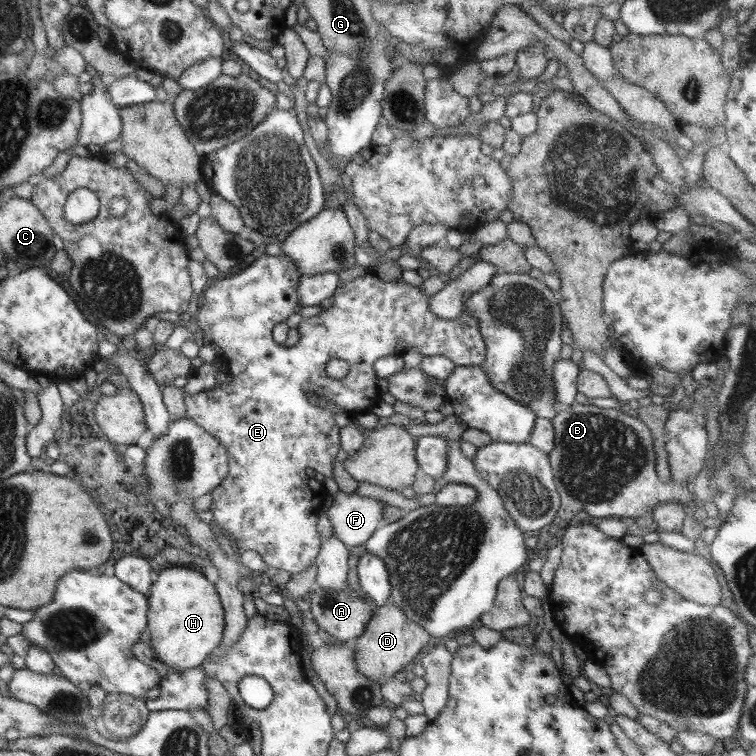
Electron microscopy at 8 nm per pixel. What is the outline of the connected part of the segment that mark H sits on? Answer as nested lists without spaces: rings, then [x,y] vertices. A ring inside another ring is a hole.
[[[186,566],[170,567],[158,570],[158,579],[153,582],[148,597],[147,632],[150,633],[151,647],[159,660],[167,666],[168,672],[190,670],[201,666],[210,659],[213,650],[219,647],[225,631],[225,610],[222,600],[216,593],[216,586],[209,582],[202,570],[197,567],[188,569]]]

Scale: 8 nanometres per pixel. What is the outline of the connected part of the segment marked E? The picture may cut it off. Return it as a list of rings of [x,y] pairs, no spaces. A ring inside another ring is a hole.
[[[262,255],[255,262],[249,265],[246,269],[231,277],[218,280],[217,283],[211,285],[201,296],[201,305],[196,315],[197,325],[202,328],[204,336],[208,336],[211,342],[217,344],[222,348],[222,359],[226,362],[227,371],[225,376],[222,376],[222,381],[216,383],[212,388],[188,395],[184,397],[185,416],[193,420],[198,426],[201,426],[206,432],[215,436],[223,448],[226,448],[229,457],[229,472],[226,478],[222,480],[222,484],[212,492],[212,504],[209,511],[214,515],[212,526],[230,537],[235,549],[240,553],[245,550],[254,550],[262,556],[264,562],[268,567],[280,568],[280,570],[287,570],[291,574],[302,572],[315,564],[315,558],[319,555],[321,544],[324,539],[318,533],[317,523],[318,516],[321,513],[322,505],[328,495],[323,484],[323,480],[334,479],[334,463],[337,459],[338,450],[342,448],[346,453],[352,454],[358,451],[364,445],[365,438],[360,430],[356,429],[356,423],[345,426],[341,429],[336,429],[333,414],[325,408],[318,408],[309,403],[308,393],[316,393],[321,399],[333,402],[336,406],[342,407],[344,410],[350,411],[353,414],[361,414],[368,410],[372,410],[379,400],[380,390],[377,389],[375,370],[373,367],[374,361],[384,356],[395,356],[405,353],[408,349],[416,349],[421,352],[423,356],[445,356],[454,362],[455,366],[469,367],[481,366],[485,361],[486,345],[484,344],[481,332],[478,328],[477,320],[465,312],[465,309],[459,308],[459,317],[452,320],[442,320],[433,315],[433,311],[429,306],[431,296],[427,297],[421,289],[421,286],[415,287],[405,283],[402,279],[400,281],[387,282],[383,281],[373,273],[366,273],[364,276],[359,276],[354,280],[340,280],[338,288],[335,290],[334,303],[319,314],[312,317],[304,317],[297,326],[300,334],[299,341],[291,346],[285,347],[283,344],[278,344],[273,340],[273,328],[279,322],[285,322],[291,314],[294,314],[298,309],[302,308],[299,304],[299,283],[301,282],[301,274],[298,272],[297,266],[294,265],[294,260],[280,256]],[[340,359],[345,360],[350,364],[350,372],[342,378],[342,380],[332,380],[326,374],[326,365],[329,360]],[[311,468],[316,470],[317,478],[310,478],[306,474],[306,469]]]

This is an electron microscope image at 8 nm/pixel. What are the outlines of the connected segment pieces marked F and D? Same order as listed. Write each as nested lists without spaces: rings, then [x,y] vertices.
[[[338,491],[332,496],[333,502],[328,510],[328,519],[332,524],[334,536],[341,540],[348,549],[354,546],[366,545],[372,534],[383,524],[384,507],[382,501],[360,497],[357,493],[345,494]]]
[[[394,604],[383,605],[372,612],[370,622],[357,638],[355,652],[356,668],[376,684],[386,684],[395,678],[396,672],[404,671],[408,664],[417,661],[416,655],[424,653],[433,644],[433,638],[420,624],[414,624]]]

